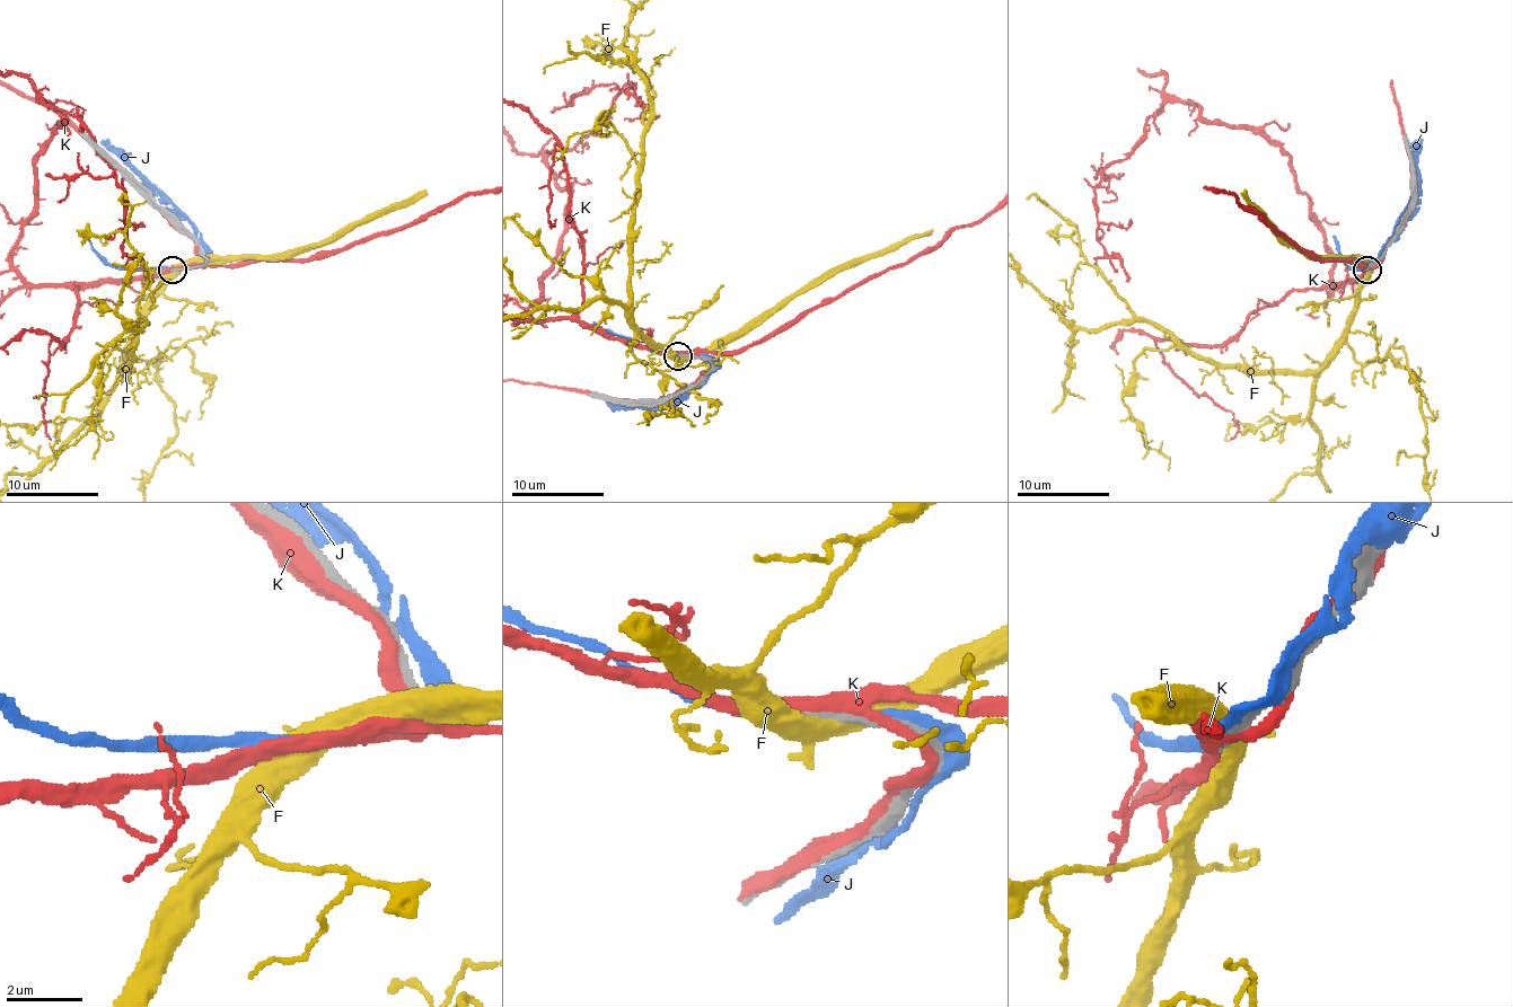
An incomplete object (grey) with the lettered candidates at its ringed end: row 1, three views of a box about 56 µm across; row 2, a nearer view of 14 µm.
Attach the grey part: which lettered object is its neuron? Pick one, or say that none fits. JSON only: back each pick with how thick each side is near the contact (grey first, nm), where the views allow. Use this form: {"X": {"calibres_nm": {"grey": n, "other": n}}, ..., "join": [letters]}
{"join": []}

